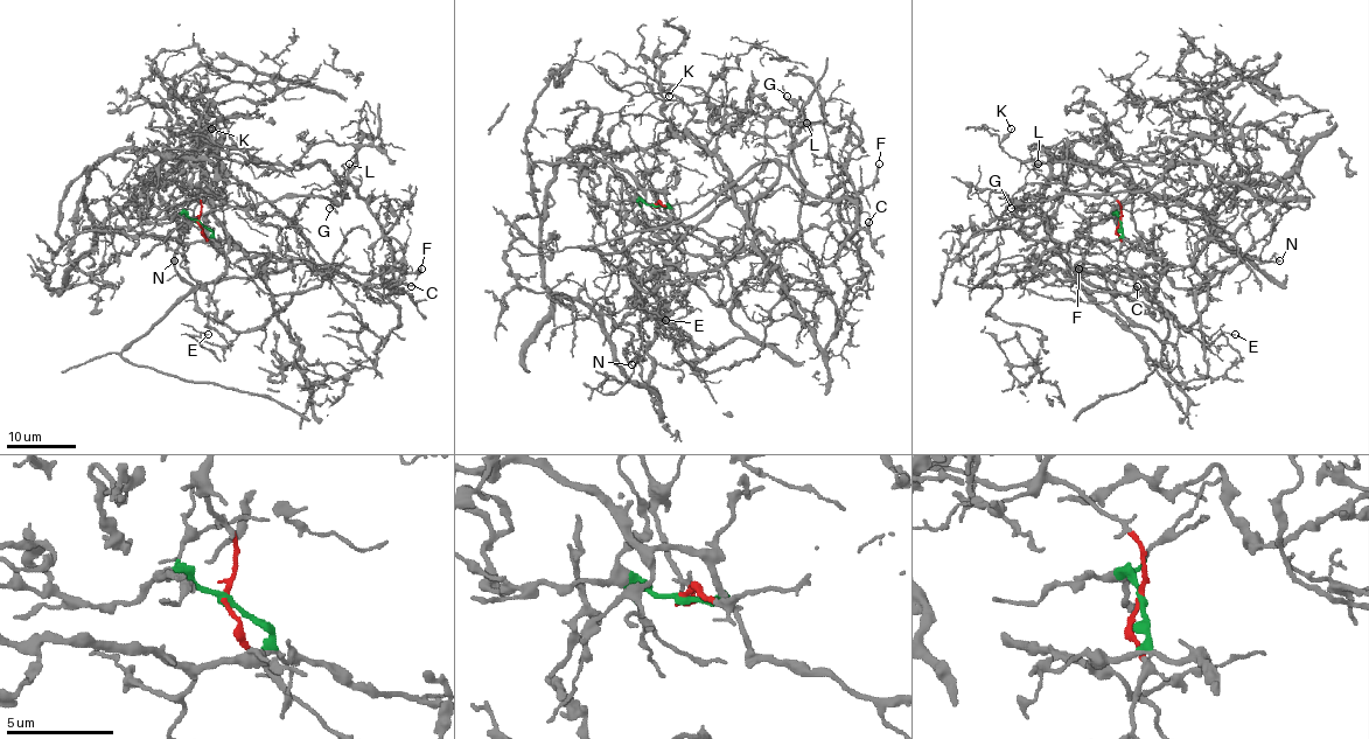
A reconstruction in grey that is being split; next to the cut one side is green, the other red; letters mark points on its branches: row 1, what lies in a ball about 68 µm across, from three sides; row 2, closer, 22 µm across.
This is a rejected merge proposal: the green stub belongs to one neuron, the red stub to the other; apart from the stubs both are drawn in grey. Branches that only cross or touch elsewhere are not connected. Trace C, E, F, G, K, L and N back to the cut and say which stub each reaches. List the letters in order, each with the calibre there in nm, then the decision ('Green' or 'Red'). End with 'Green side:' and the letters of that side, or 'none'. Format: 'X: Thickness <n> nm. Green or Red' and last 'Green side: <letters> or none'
C: Thickness 110 nm. Green
E: Thickness 90 nm. Red
F: Thickness 220 nm. Green
G: Thickness 110 nm. Green
K: Thickness 170 nm. Green
L: Thickness 110 nm. Green
N: Thickness 120 nm. Red
Green side: C, F, G, K, L

